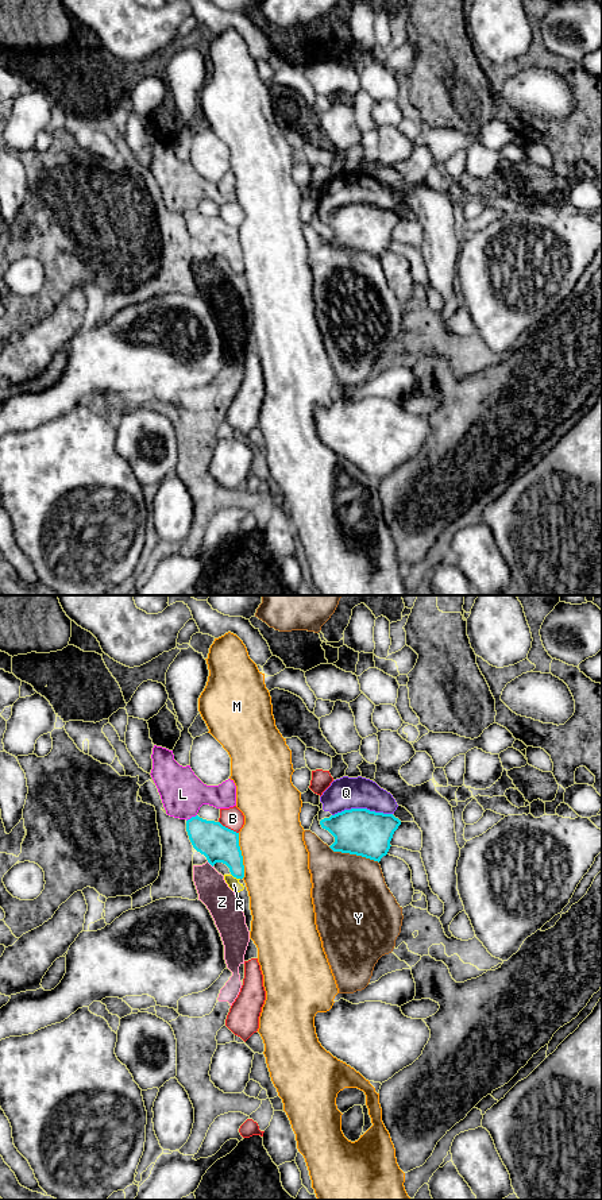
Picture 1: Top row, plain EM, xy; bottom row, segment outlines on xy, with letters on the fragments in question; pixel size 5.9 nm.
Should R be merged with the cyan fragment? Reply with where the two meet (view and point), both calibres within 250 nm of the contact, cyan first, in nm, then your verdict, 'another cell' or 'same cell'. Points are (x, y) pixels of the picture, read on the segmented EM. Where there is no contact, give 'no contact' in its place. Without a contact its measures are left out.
meets cyan in xy at (235, 876); 220 nm thick on the cyan side, 70 nm on the other; another cell

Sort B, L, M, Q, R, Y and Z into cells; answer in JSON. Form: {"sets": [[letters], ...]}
{"sets": [["B"], ["L"], ["M"], ["Q"], ["R", "Z"], ["Y"]]}

